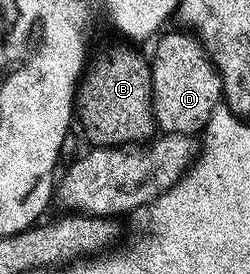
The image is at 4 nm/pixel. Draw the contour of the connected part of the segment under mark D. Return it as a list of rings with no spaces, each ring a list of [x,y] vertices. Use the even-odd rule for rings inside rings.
[[[167,30],[157,40],[158,48],[155,49],[154,55],[152,54],[150,68],[154,94],[154,122],[165,134],[194,137],[197,136],[197,131],[199,134],[205,128],[212,113],[223,102],[222,77],[214,67],[210,55],[202,48],[202,42],[189,30],[177,30]]]

